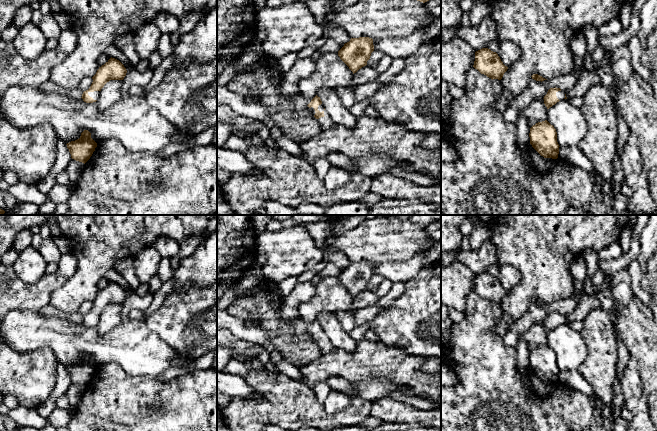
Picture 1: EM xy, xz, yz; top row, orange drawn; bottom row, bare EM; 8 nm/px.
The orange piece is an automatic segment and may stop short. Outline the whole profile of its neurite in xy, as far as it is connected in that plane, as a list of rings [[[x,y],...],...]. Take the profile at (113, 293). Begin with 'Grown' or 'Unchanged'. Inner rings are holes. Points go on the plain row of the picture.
Grown. [[[110,282],[104,289],[99,291],[92,301],[93,306],[90,312],[83,316],[82,323],[86,327],[96,326],[101,313],[110,304],[123,304],[127,294],[124,289],[115,282]]]

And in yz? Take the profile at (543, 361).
Unchanged. [[[547,344],[538,346],[530,352],[530,368],[544,382],[557,383],[559,368],[557,356]]]

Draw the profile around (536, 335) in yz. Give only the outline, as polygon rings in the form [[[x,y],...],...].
[[[542,321],[533,324],[525,333],[523,333],[519,340],[525,341],[530,348],[530,352],[538,346],[547,343],[547,331],[544,328]]]

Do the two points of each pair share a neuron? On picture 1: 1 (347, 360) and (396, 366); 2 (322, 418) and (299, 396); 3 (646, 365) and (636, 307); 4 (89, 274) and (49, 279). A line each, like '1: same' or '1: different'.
1: same
2: same
3: same
4: different

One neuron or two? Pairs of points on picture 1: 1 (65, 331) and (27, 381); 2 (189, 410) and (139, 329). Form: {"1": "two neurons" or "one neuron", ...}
{"1": "two neurons", "2": "two neurons"}

